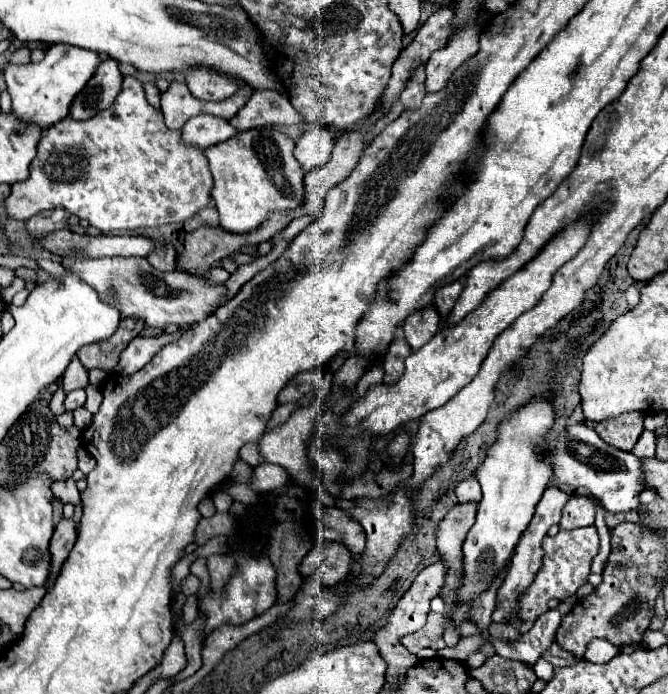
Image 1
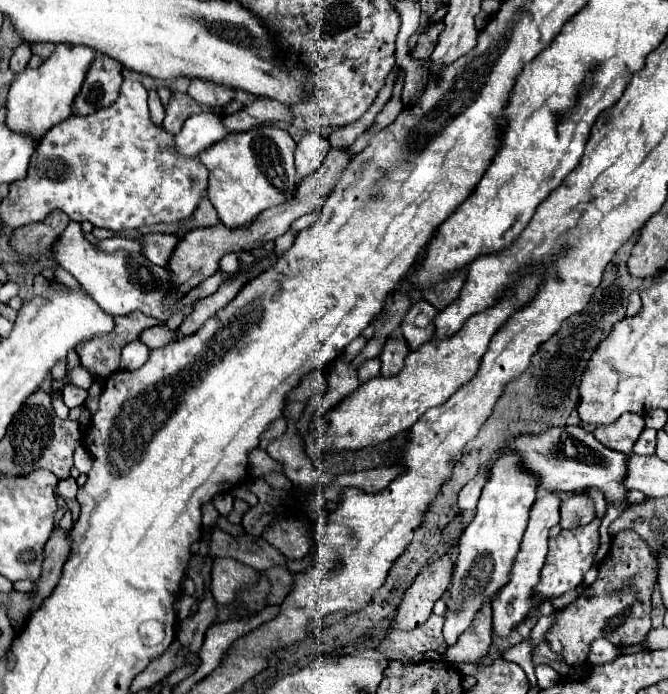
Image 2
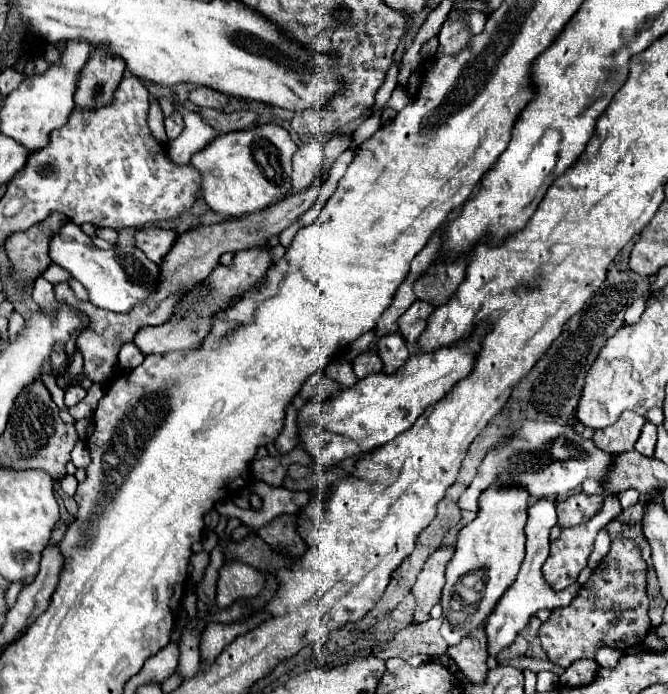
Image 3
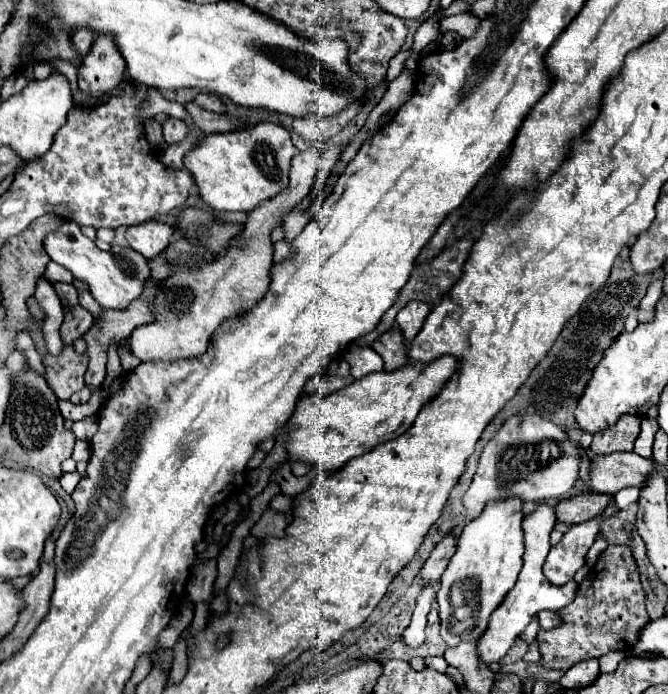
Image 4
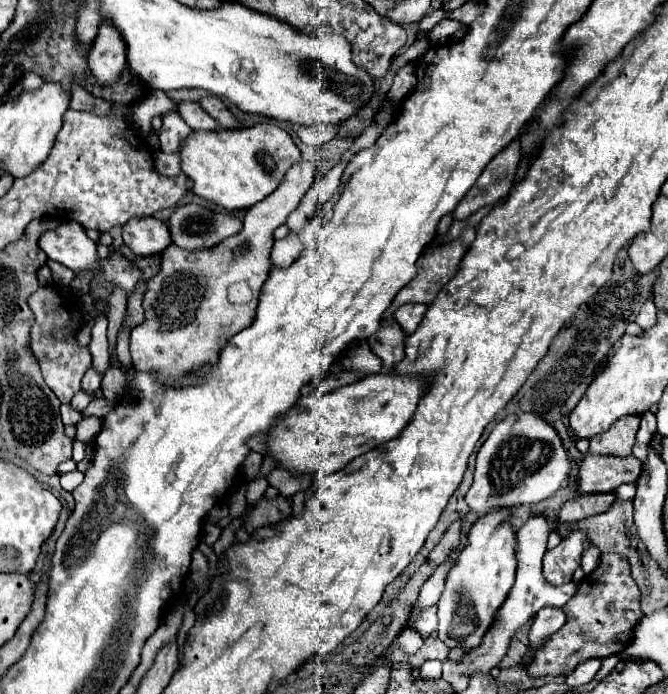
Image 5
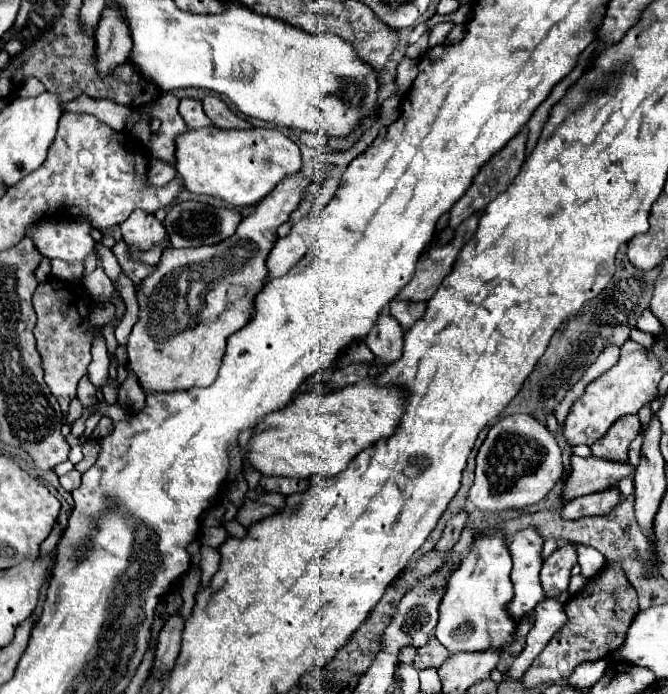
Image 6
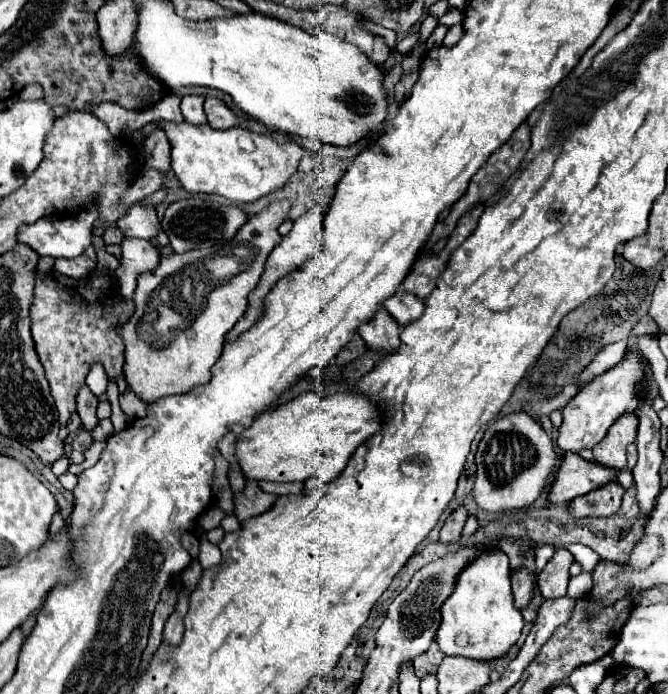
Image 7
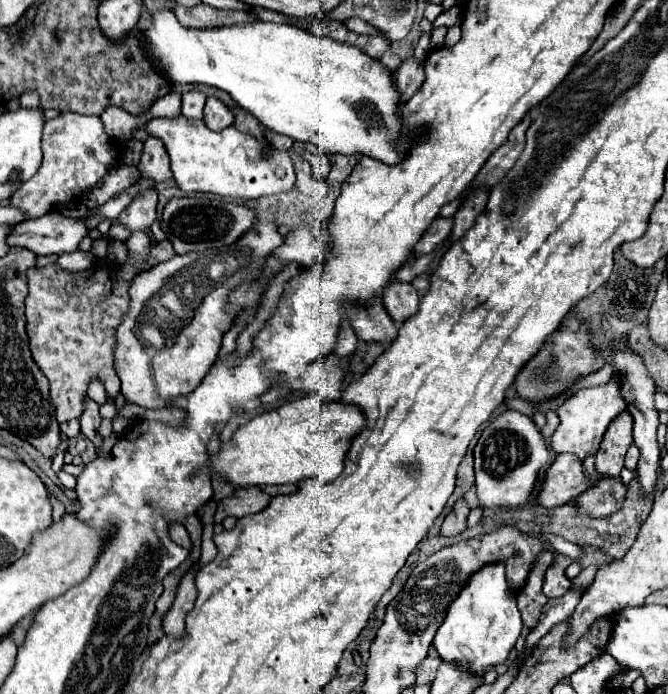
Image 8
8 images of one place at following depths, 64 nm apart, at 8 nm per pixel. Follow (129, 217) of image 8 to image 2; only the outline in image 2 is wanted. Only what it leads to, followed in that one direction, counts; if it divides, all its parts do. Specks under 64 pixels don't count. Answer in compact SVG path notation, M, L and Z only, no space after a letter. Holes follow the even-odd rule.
M146 234L142 240L144 240L144 256L152 264L166 268L178 240L170 234Z

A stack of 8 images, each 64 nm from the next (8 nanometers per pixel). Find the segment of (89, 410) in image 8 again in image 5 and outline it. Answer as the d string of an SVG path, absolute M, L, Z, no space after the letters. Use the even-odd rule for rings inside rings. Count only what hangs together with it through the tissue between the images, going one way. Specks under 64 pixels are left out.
M90 366L88 368L88 372L84 374L84 378L82 378L82 390L86 390L88 394L96 394L96 390L100 388L100 382L102 382L102 374L94 368L94 366Z

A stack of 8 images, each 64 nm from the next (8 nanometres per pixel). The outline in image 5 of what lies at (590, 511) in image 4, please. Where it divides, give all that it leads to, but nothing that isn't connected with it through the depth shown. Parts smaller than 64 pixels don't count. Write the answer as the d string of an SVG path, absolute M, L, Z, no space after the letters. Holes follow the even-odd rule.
M580 494L562 504L558 520L572 524L576 520L596 516L600 512L606 512L612 506L612 502L614 502L614 494Z

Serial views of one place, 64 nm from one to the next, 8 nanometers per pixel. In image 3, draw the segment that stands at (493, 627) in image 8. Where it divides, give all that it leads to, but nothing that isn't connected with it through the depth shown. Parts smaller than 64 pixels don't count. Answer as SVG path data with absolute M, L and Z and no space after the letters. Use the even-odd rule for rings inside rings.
M494 482L490 488L484 490L480 496L480 510L478 516L466 524L456 542L456 552L448 564L448 576L446 576L446 586L442 592L442 628L440 634L444 640L454 646L470 634L478 624L482 624L504 590L514 582L522 558L524 558L524 526L528 520L528 500L530 494L520 488L520 486L502 486L502 482ZM480 576L482 578L482 588L478 586L468 586L466 580ZM466 590L472 590L474 598L466 598ZM480 590L480 594L478 594Z

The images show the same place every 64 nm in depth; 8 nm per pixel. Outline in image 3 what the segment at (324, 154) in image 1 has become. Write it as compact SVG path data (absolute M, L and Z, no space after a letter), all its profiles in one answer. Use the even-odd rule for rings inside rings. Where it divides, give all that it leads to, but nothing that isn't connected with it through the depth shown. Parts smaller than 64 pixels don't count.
M308 138L294 154L294 172L292 172L292 192L298 192L300 188L306 188L312 178L316 176L318 166L322 164L324 156L324 142L318 138Z

